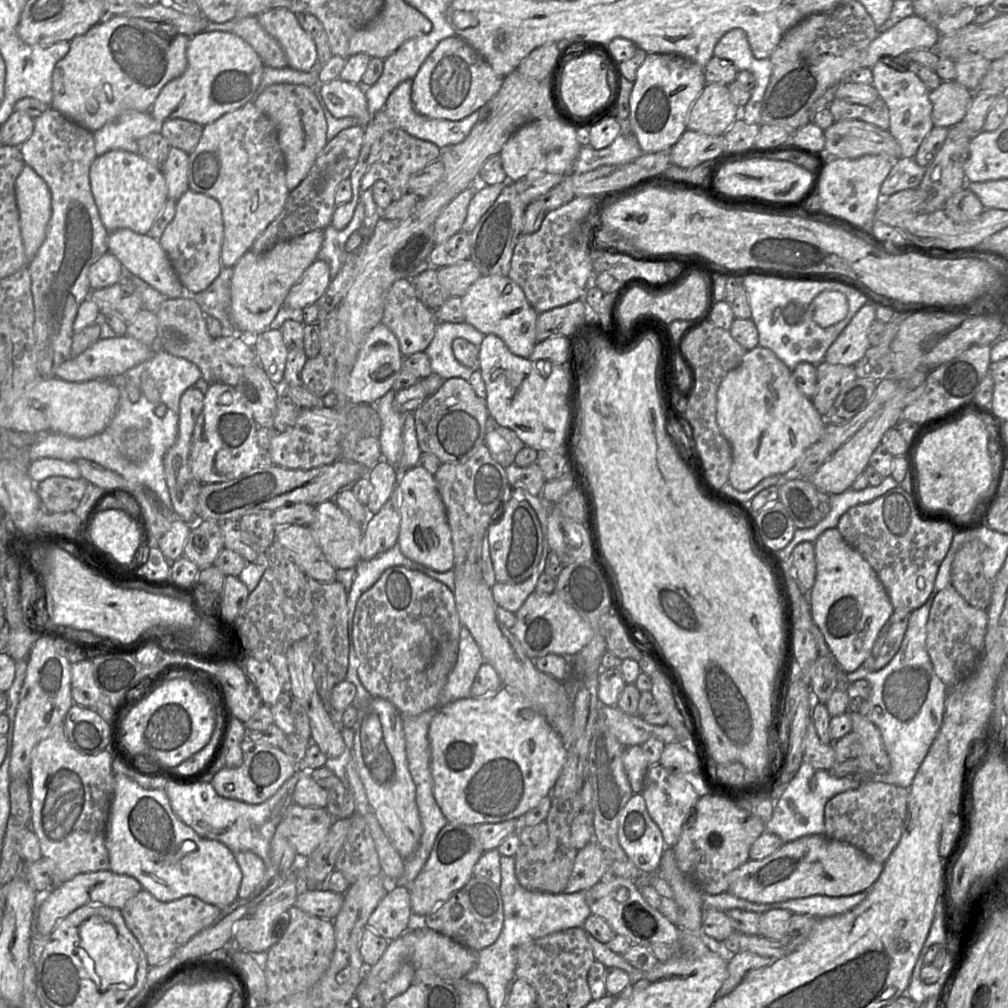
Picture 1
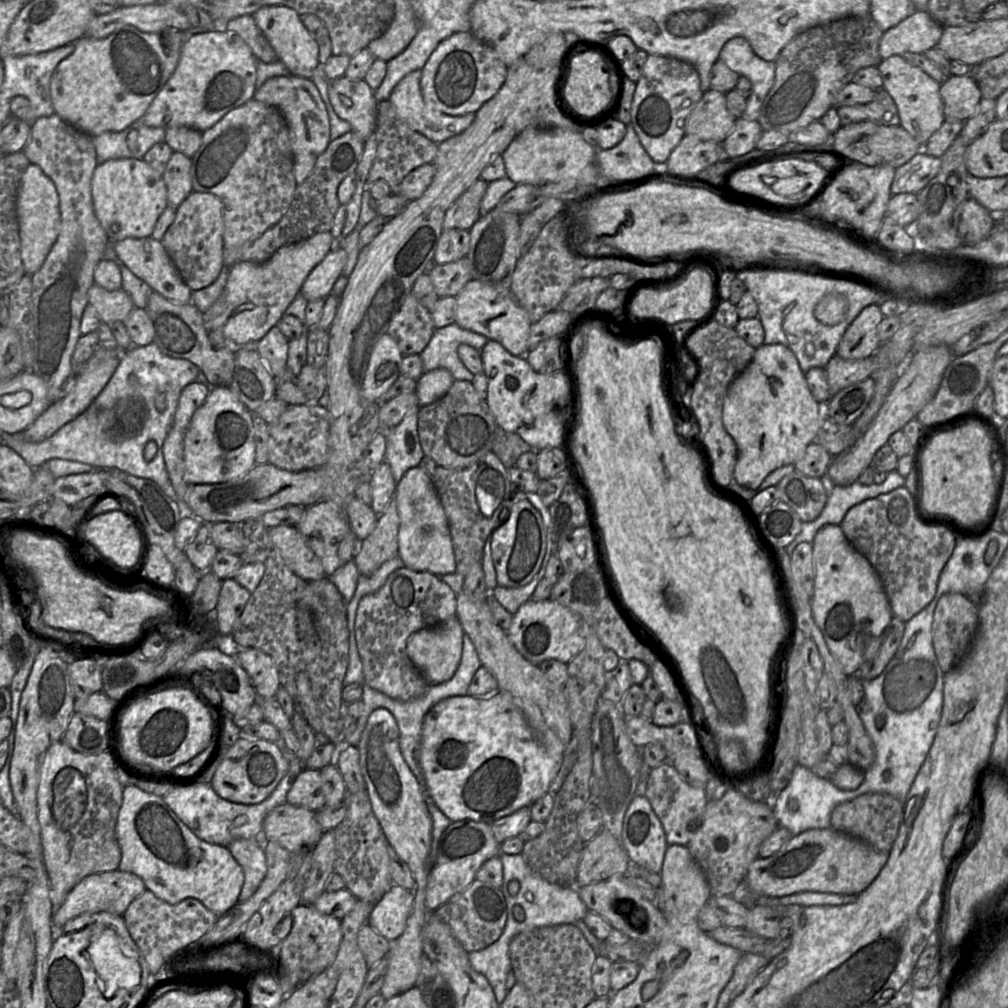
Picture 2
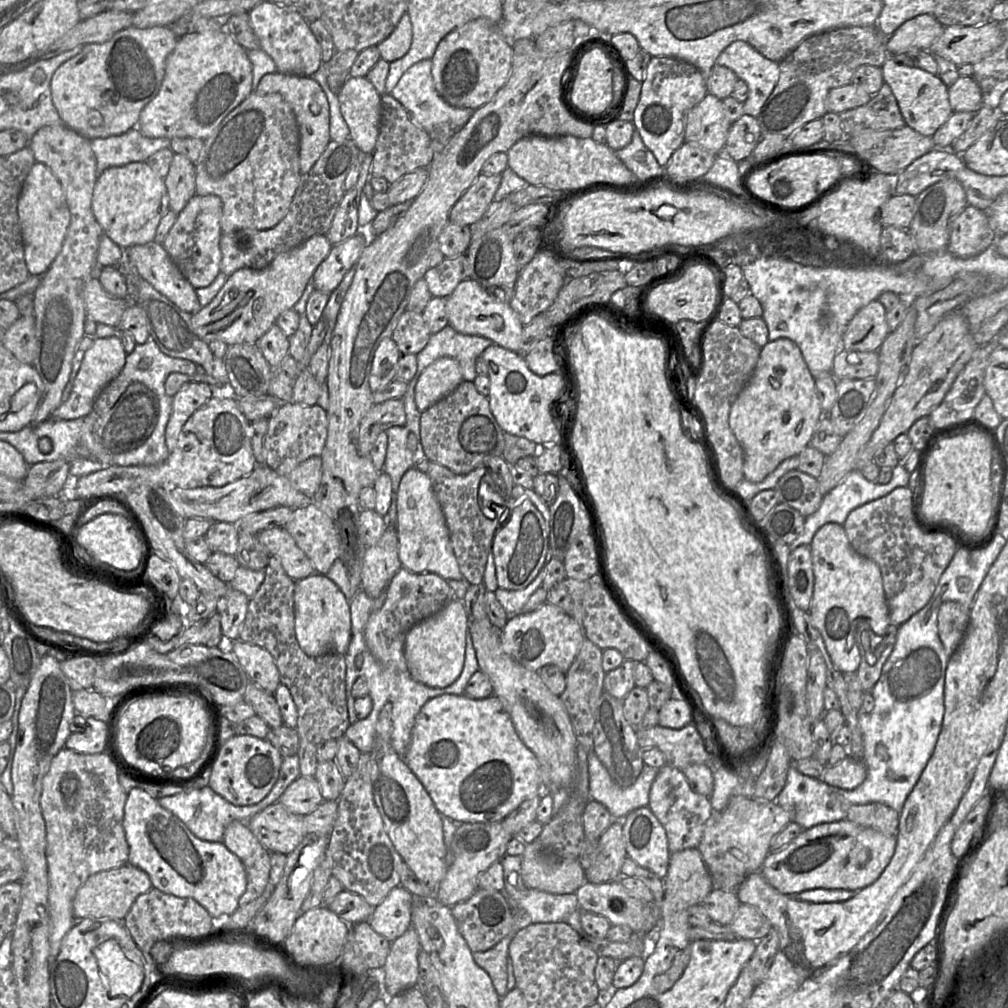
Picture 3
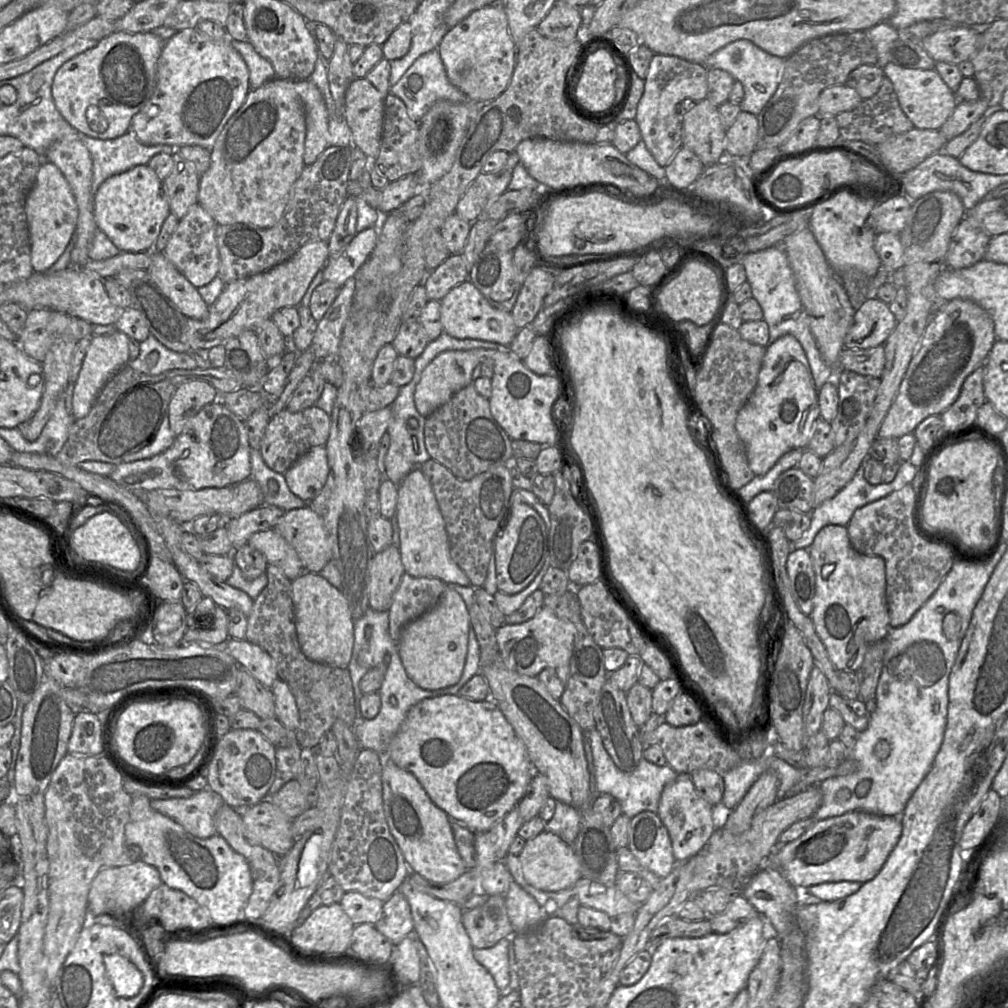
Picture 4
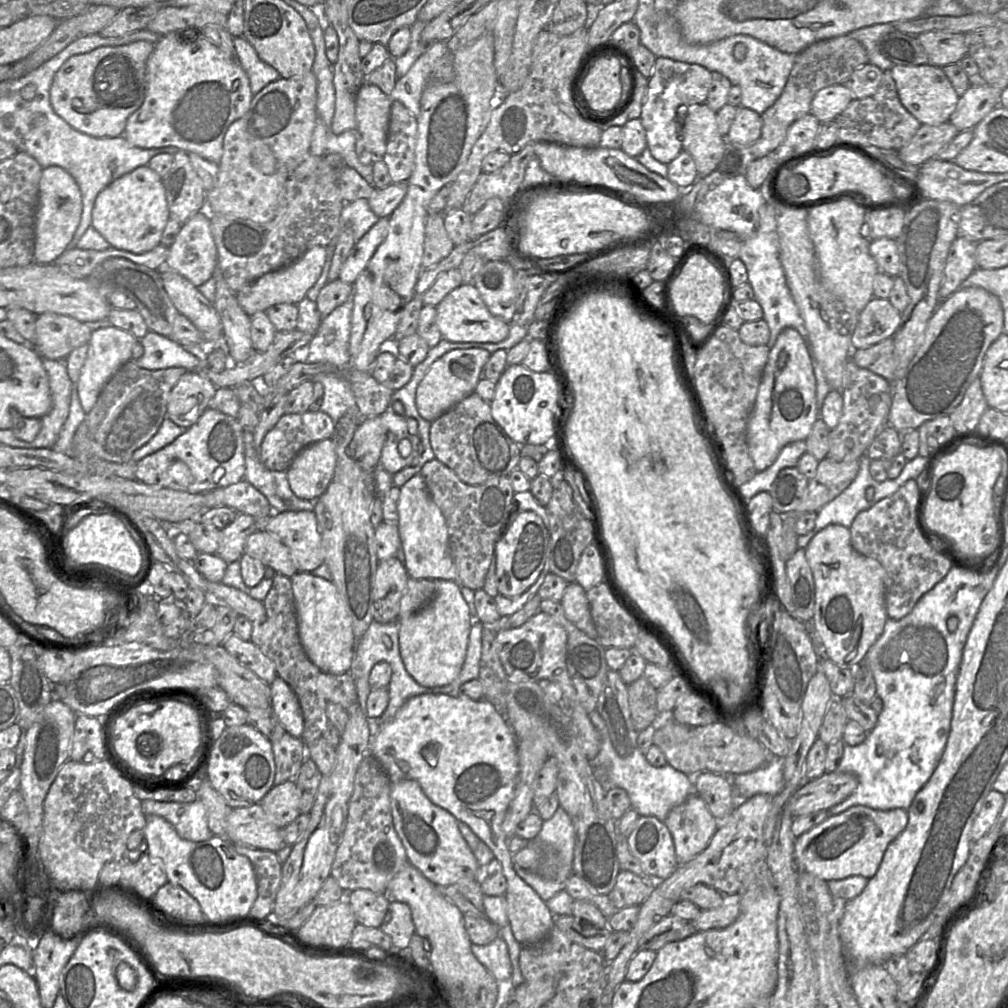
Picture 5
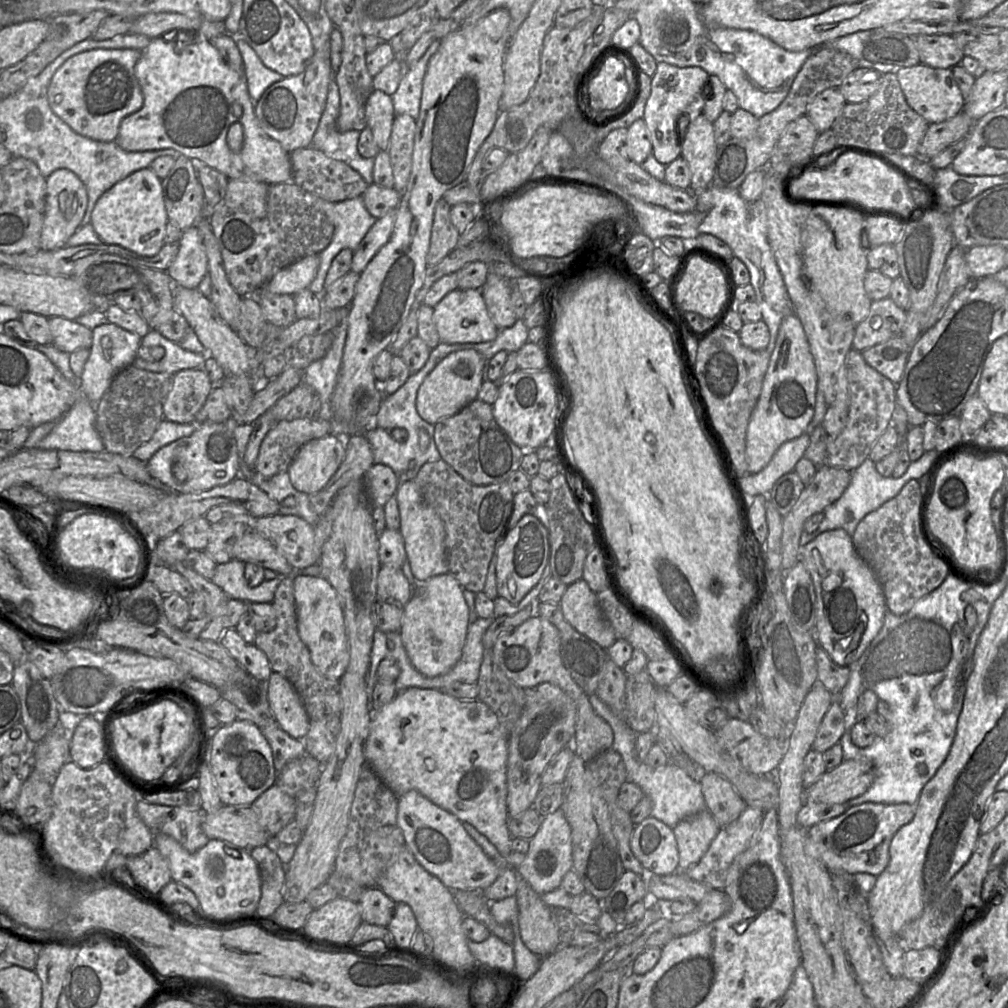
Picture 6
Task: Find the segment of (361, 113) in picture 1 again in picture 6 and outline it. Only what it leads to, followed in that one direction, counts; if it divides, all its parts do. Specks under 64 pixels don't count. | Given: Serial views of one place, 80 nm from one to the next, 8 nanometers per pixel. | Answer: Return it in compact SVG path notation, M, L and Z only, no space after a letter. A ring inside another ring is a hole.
M374 89L365 104L365 118L381 151L388 149L395 116L392 97Z

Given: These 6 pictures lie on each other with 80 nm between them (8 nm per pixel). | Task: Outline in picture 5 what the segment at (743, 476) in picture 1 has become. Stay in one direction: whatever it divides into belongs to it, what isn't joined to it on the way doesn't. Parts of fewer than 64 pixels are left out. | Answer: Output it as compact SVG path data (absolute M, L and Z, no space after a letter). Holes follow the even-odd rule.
M785 328L769 351L746 427L749 454L757 472L771 466L786 445L806 440L818 417L816 378L809 345L796 329Z

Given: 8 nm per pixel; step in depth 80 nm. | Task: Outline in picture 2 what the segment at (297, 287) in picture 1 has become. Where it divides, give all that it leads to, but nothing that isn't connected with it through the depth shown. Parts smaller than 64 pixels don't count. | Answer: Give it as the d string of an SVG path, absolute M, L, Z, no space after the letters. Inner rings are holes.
M335 246L309 273L299 294L308 302L325 299L331 294L331 290L341 276L346 262L347 253L345 250Z

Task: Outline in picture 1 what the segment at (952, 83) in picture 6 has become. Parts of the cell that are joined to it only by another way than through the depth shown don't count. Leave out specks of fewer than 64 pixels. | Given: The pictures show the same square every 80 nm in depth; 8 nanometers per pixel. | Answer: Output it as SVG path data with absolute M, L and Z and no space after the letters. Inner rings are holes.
M906 55L882 57L871 70L872 85L888 107L890 119L888 131L900 145L901 158L914 158L920 144L934 127L931 117L932 104L929 100L931 91L907 68Z

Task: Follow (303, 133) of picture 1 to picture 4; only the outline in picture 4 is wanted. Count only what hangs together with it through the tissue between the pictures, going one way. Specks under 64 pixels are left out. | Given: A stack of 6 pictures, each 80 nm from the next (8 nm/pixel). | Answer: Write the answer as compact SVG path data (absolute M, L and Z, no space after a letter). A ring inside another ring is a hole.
M309 79L291 80L305 111L306 138L303 161L311 165L329 147L329 112L323 95Z

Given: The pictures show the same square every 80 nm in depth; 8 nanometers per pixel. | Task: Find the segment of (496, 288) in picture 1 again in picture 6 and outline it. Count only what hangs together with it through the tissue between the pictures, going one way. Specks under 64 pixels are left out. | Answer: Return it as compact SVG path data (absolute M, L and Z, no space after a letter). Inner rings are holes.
M456 289L445 295L434 307L434 322L440 341L447 344L489 342L499 332L488 314L481 290L476 289Z

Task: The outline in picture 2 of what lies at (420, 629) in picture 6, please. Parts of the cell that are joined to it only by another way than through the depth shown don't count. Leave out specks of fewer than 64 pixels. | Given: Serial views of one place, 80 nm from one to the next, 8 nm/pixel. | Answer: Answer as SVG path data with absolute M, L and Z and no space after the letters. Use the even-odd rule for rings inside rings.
M455 616L437 626L423 628L409 636L406 645L407 655L428 684L440 684L454 676L462 657L464 633L458 617Z

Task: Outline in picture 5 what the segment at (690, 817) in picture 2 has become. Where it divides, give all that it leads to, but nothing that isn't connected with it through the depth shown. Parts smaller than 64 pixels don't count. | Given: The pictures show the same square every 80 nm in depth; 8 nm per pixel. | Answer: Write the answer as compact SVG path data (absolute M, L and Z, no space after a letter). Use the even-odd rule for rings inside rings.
M697 793L674 807L663 822L673 837L678 865L702 853L718 829L717 819Z

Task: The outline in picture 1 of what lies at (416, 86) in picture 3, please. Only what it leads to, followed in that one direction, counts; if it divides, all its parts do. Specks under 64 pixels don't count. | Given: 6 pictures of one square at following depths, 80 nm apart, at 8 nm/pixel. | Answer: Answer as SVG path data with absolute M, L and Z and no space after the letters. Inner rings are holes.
M413 79L400 83L389 95L383 108L386 115L402 130L418 139L429 141L437 145L440 149L446 146L455 145L462 142L471 132L479 118L479 111L475 111L469 116L459 121L447 119L430 118L417 113L411 101Z

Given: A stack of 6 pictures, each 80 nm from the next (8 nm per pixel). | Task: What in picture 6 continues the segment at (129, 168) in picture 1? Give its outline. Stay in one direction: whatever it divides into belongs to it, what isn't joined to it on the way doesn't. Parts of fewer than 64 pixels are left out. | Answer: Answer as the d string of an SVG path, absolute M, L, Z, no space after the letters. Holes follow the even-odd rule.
M150 168L131 173L105 191L91 215L91 224L102 243L118 245L144 257L156 255L165 244L167 222L161 179Z

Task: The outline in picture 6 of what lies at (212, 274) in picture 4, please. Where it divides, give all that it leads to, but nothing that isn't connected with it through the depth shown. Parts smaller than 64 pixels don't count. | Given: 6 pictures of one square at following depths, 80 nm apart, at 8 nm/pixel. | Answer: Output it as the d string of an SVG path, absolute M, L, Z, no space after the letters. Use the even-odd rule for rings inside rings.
M196 225L182 232L178 245L177 255L166 272L176 285L196 289L208 273L206 249Z

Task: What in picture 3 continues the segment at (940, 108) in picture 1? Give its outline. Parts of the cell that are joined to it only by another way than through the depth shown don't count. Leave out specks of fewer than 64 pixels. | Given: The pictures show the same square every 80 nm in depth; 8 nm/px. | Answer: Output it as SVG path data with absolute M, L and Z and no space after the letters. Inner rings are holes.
M959 76L948 87L948 95L953 112L976 113L983 105L980 86L972 76Z

